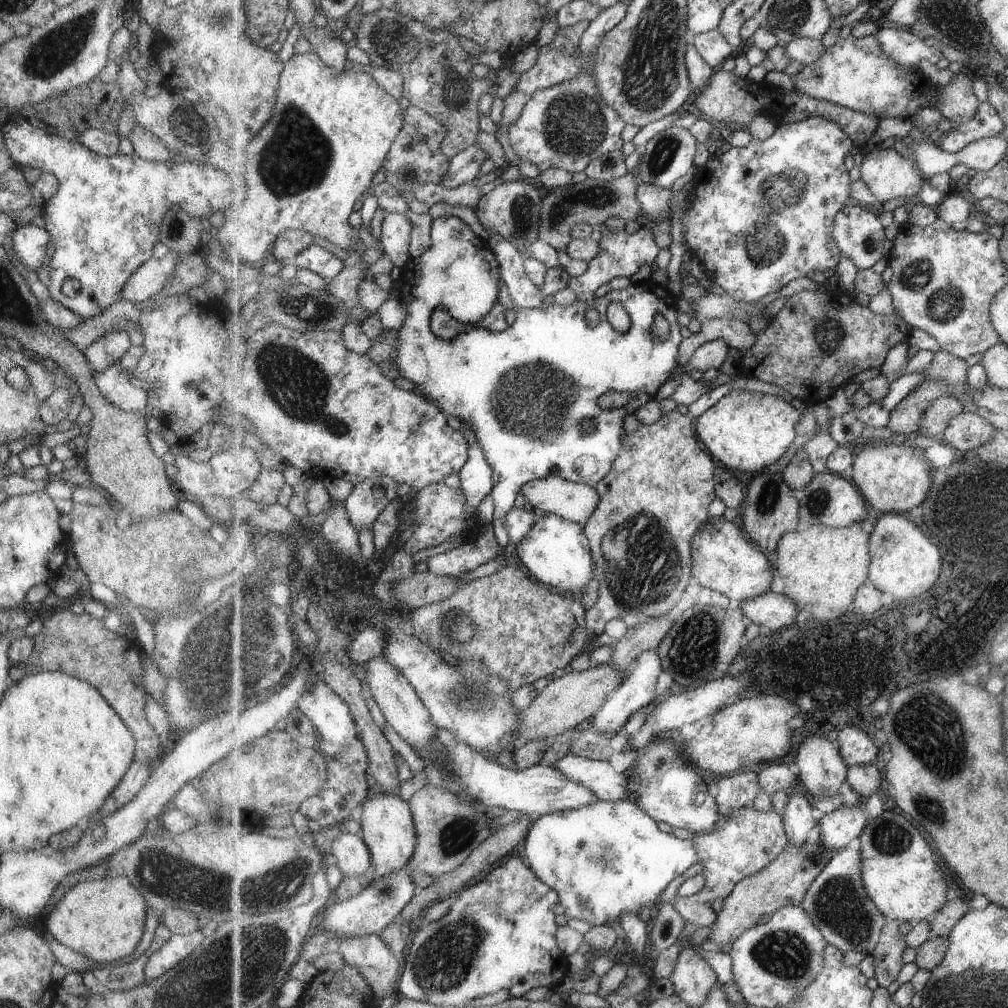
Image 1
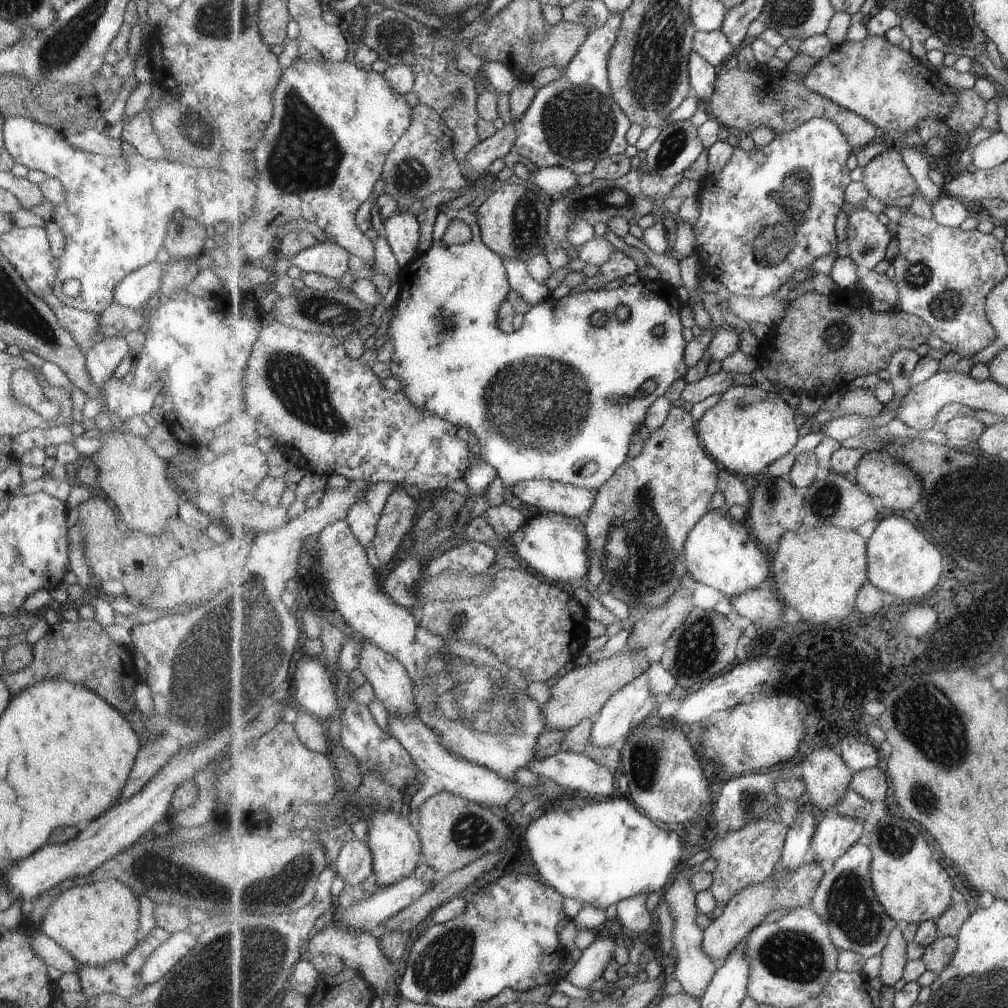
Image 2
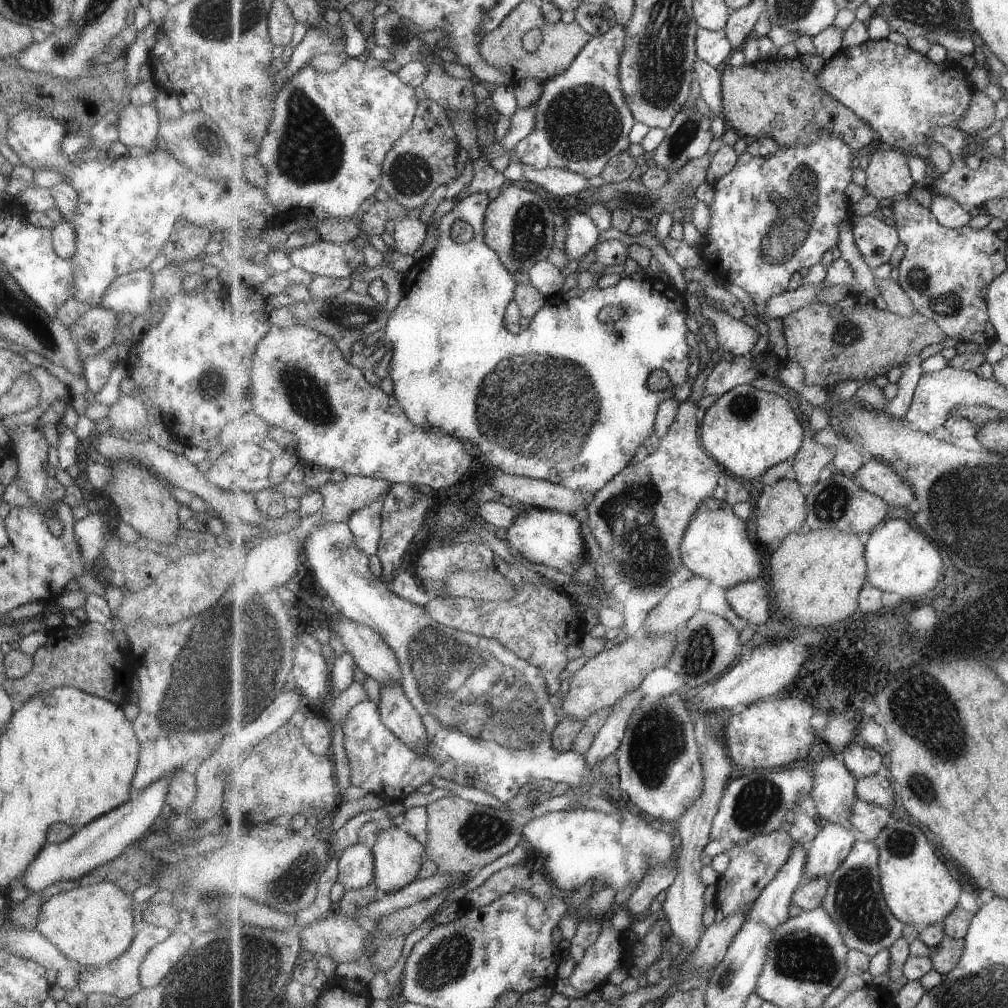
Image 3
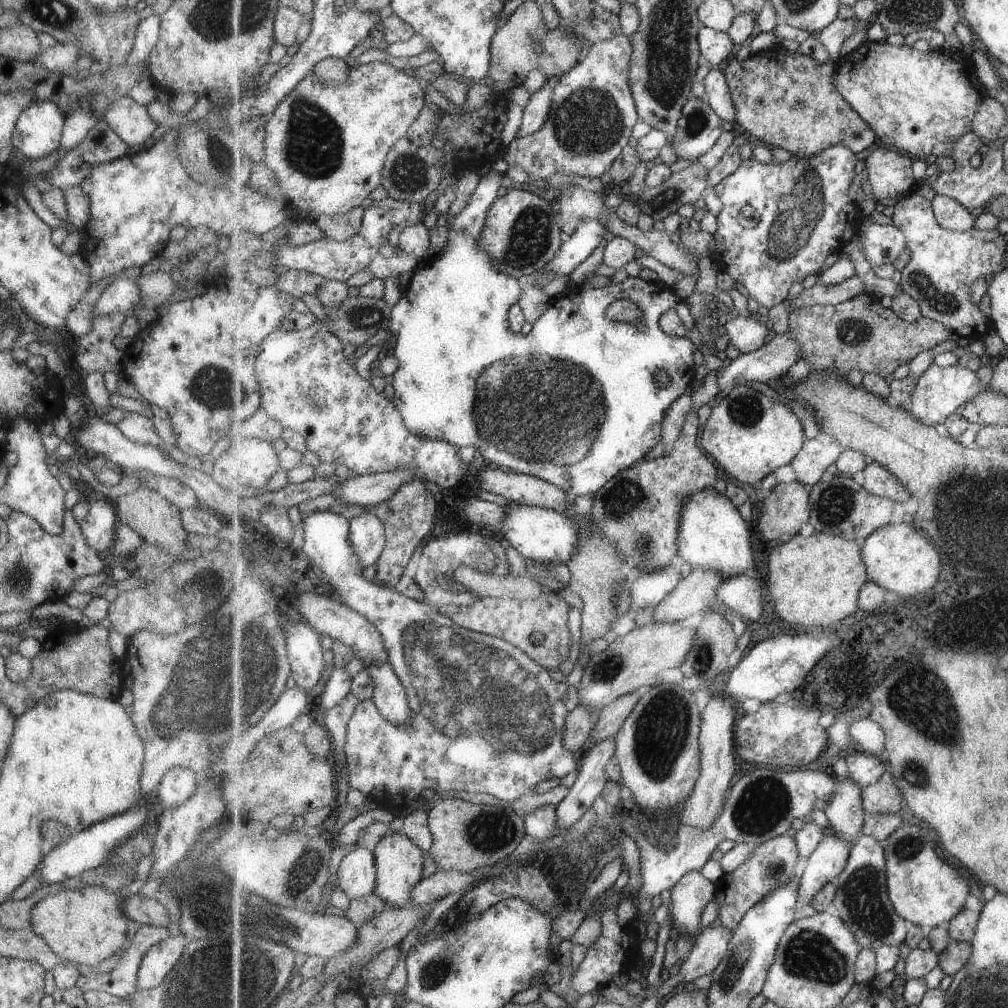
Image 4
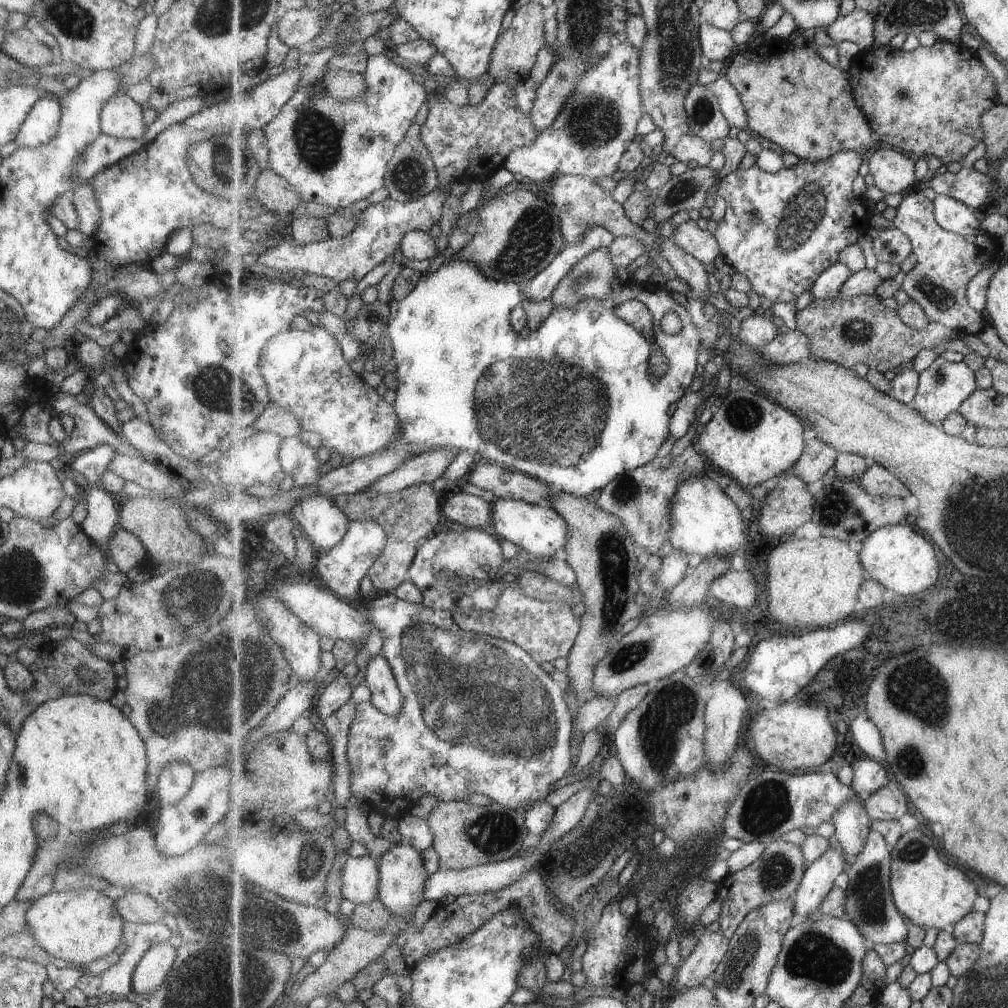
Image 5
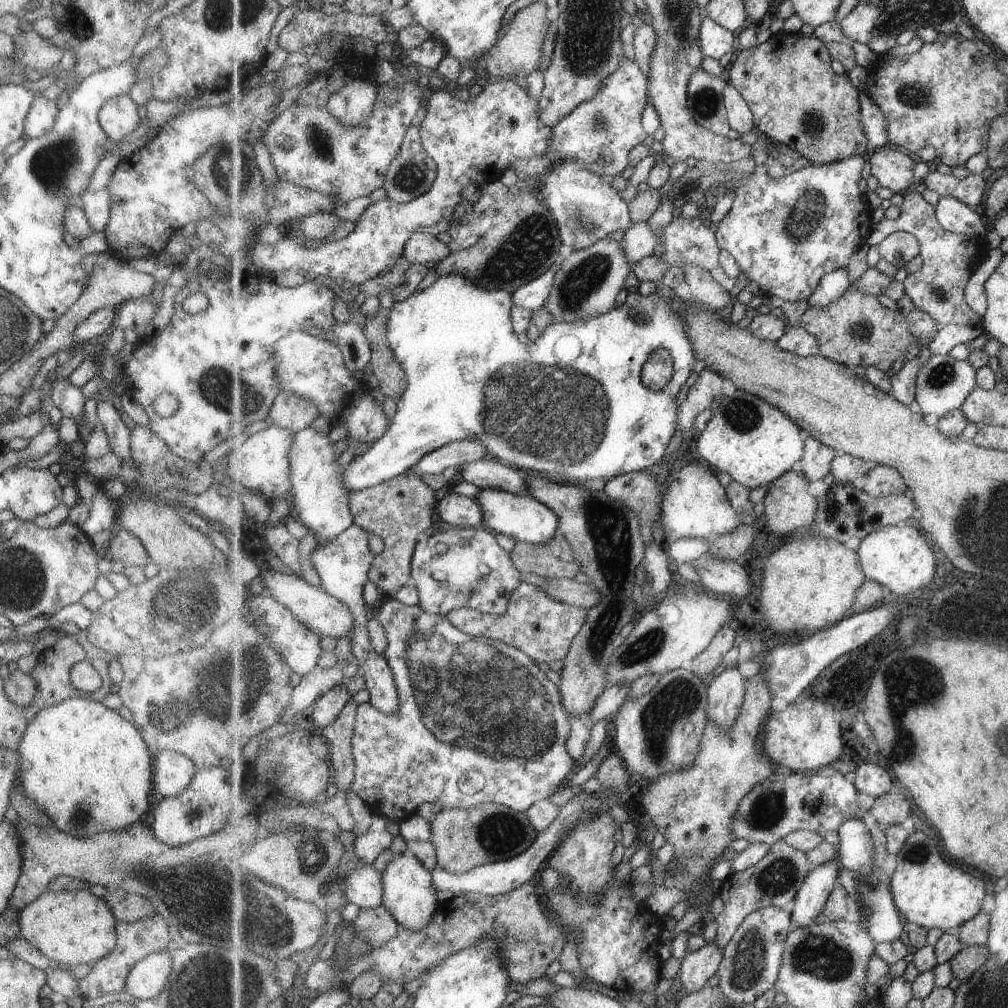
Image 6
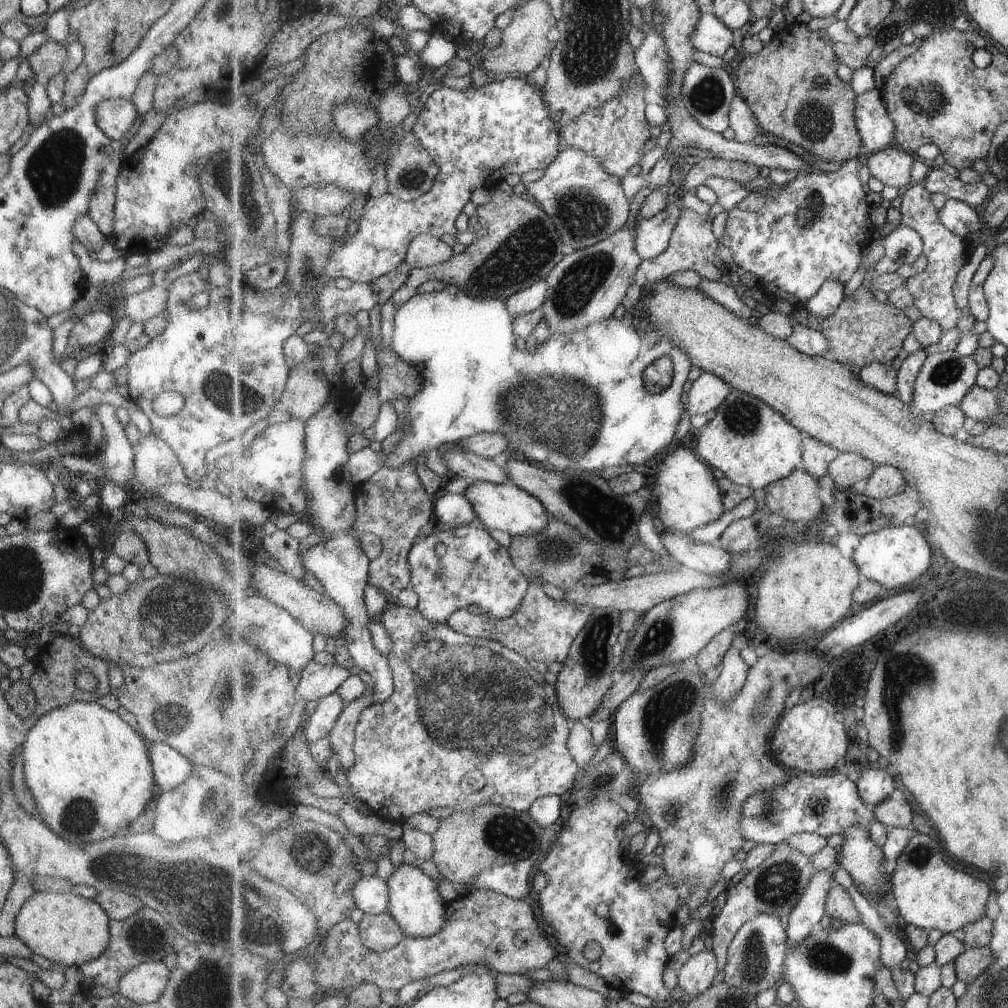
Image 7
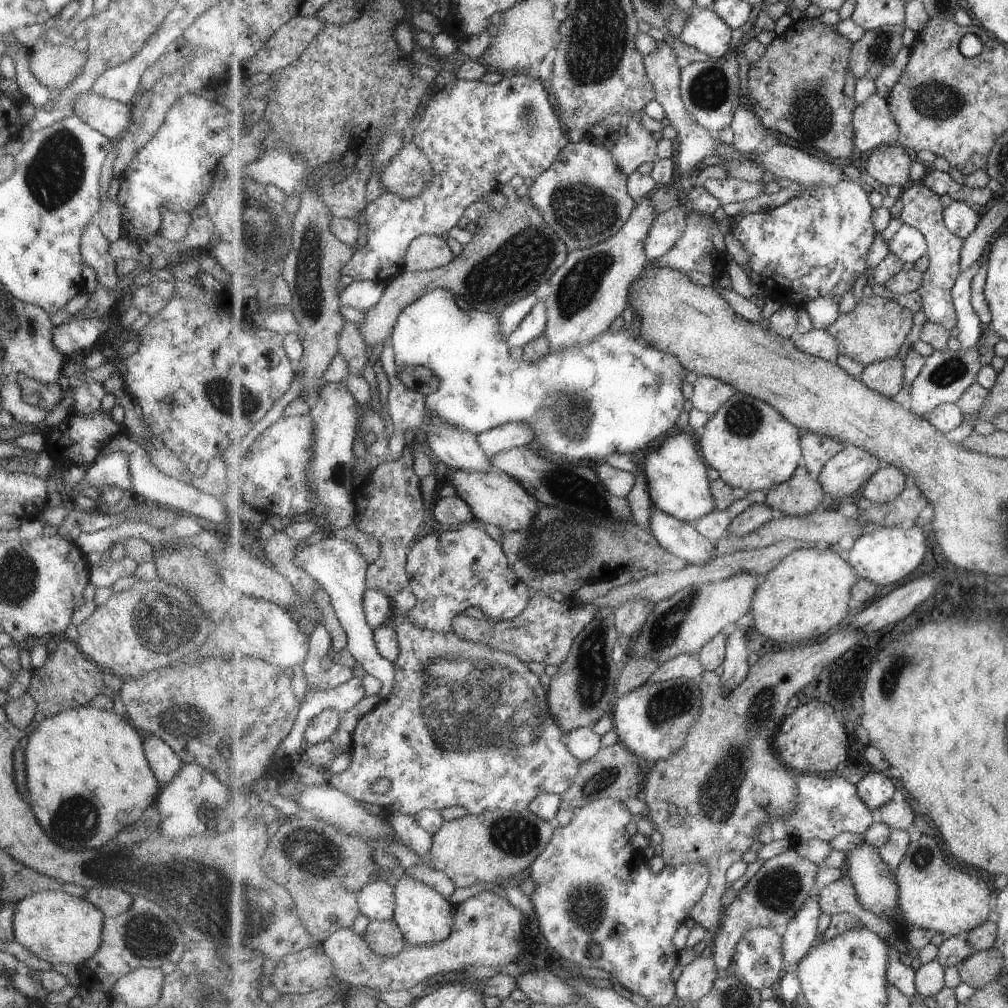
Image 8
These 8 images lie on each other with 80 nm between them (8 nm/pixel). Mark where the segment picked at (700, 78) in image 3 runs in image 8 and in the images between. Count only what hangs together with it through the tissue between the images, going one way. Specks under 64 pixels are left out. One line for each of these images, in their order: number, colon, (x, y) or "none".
4: (718, 92)
5: (731, 102)
6: (740, 114)
7: (743, 122)
8: (749, 132)

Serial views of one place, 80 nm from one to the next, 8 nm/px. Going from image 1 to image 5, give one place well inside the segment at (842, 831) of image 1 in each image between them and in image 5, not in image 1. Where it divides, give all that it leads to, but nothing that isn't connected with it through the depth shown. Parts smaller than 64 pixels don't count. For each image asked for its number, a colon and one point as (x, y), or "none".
2: (836, 834)
3: (826, 853)
4: (827, 861)
5: (819, 879)

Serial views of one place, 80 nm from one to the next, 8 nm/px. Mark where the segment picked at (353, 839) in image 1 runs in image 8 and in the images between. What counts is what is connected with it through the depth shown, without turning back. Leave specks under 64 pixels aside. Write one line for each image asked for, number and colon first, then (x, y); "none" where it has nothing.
2: (356, 863)
3: (356, 863)
4: (357, 876)
5: (360, 885)
6: (364, 886)
7: (372, 894)
8: (377, 901)

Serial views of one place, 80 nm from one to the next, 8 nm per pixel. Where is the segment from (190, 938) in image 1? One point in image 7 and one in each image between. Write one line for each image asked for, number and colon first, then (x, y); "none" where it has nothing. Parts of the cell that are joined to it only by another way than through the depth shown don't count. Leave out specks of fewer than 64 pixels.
2: (171, 950)
3: (157, 961)
4: (155, 964)
5: (151, 969)
6: (145, 979)
7: (144, 983)

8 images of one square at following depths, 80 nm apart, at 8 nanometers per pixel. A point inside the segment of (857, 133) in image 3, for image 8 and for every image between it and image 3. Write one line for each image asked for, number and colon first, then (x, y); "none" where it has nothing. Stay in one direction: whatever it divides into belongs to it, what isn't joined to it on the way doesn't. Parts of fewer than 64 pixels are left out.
4: (789, 100)
5: (794, 98)
6: (796, 98)
7: (792, 86)
8: (796, 89)

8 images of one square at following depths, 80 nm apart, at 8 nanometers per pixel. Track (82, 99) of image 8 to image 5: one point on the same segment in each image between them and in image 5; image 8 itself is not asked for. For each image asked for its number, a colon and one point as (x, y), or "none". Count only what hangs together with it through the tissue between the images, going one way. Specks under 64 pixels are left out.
5: (120, 117)
6: (117, 116)
7: (113, 117)

